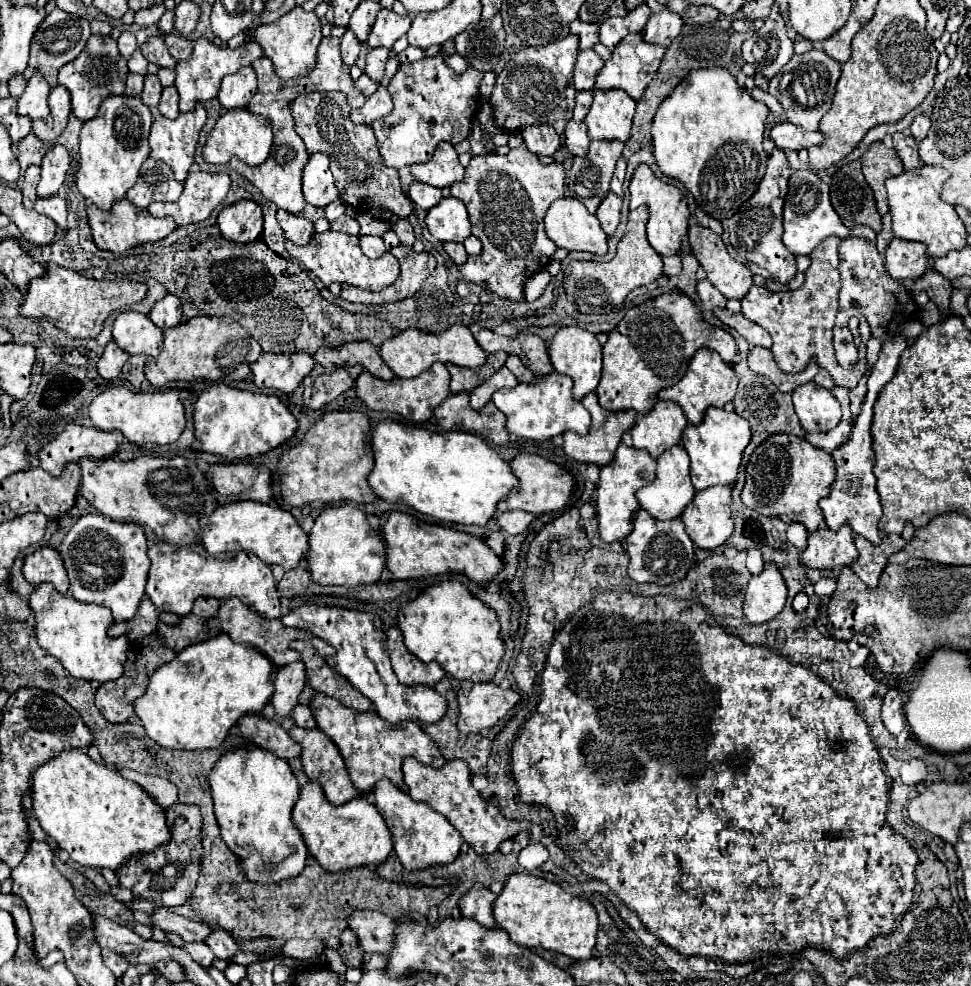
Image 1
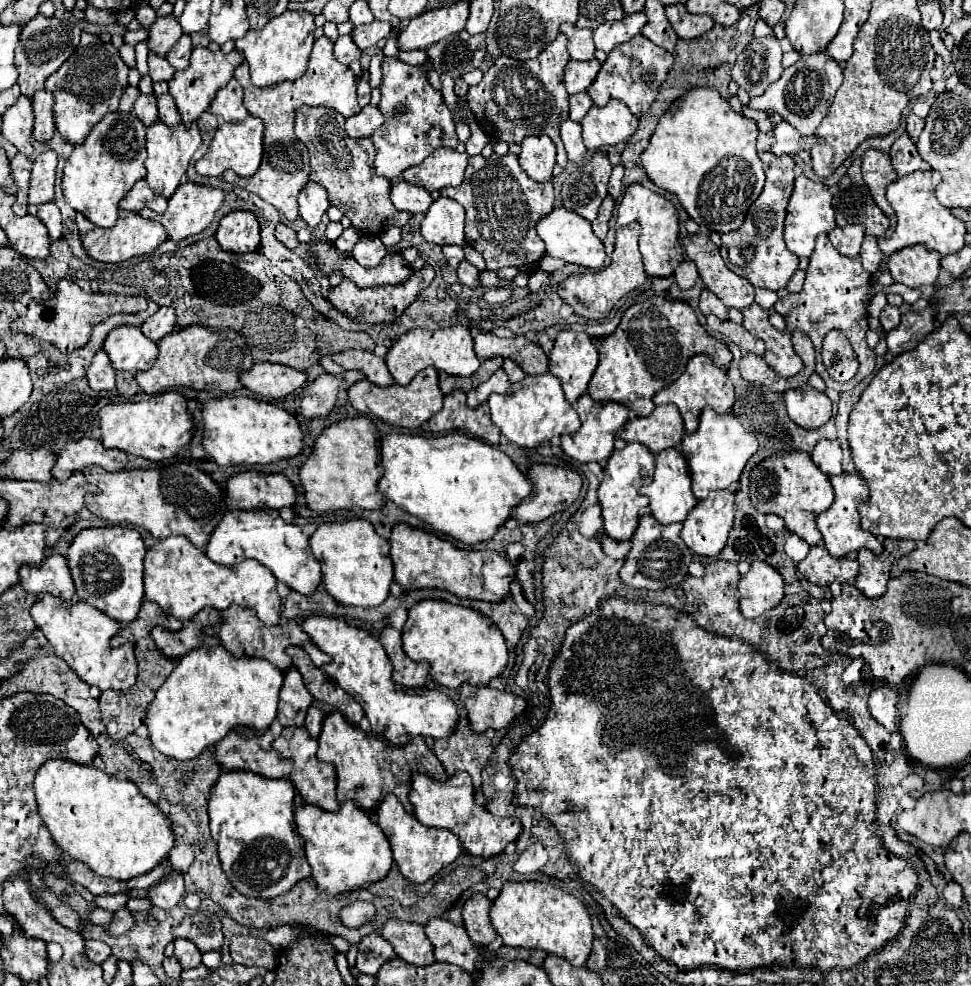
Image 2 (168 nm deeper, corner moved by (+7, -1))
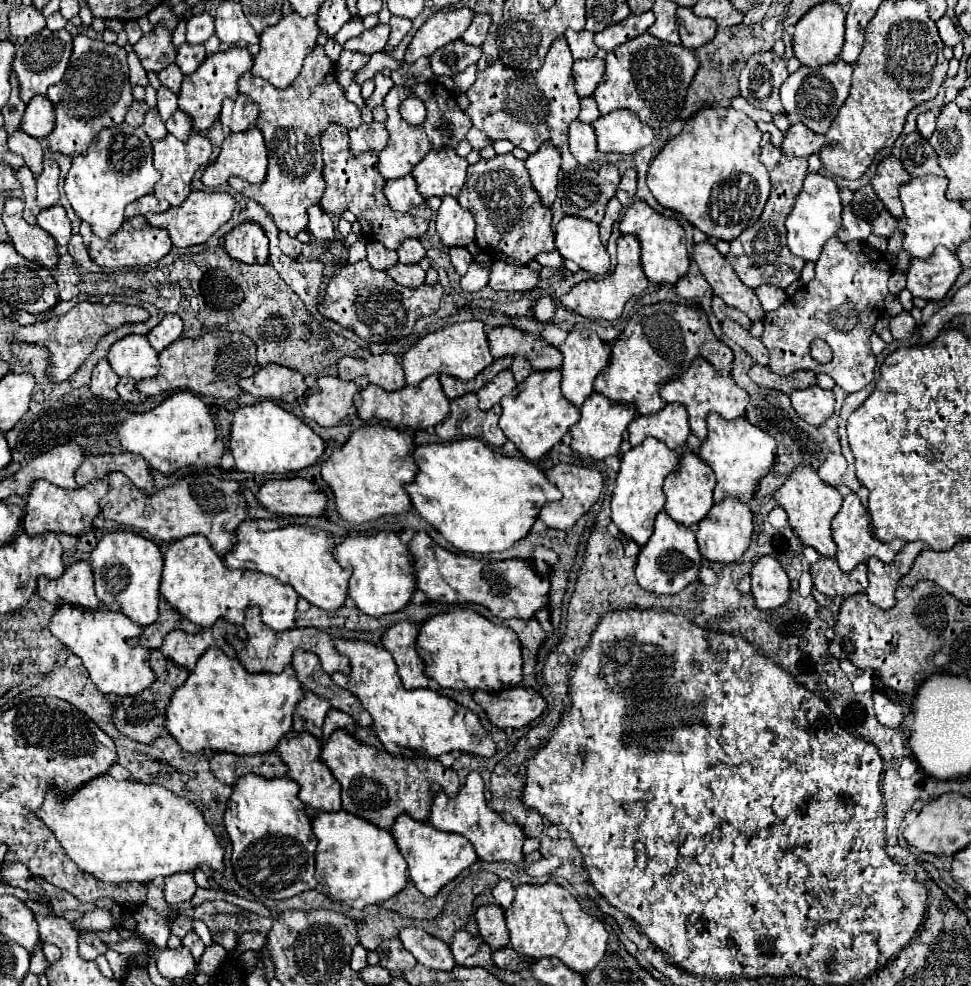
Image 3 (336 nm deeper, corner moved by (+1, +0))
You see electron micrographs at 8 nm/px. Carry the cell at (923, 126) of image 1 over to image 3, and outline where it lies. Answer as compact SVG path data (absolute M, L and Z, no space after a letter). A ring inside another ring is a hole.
M931 111L917 115L917 131L919 131L925 139L931 137L931 133L935 131L935 115L933 115Z

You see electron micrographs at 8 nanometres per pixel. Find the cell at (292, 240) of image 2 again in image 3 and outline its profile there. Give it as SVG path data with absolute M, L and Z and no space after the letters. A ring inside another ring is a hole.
M285 231L279 233L279 245L281 245L283 253L287 253L289 257L299 257L299 253L301 253L301 243L295 237L289 237Z

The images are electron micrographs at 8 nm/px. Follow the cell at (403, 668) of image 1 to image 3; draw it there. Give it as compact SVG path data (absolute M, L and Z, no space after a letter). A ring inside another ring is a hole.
M407 621L391 625L385 635L383 635L383 647L391 651L397 667L399 667L399 677L403 681L403 687L407 689L417 689L417 687L427 687L429 677L425 675L425 665L419 659L415 651L415 637L417 637L419 627Z

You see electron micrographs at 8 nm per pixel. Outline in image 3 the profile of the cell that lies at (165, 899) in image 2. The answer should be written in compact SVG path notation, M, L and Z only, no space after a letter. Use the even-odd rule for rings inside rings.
M191 873L169 875L165 879L165 887L163 887L165 901L169 905L181 905L181 903L189 901L195 895L195 889L197 889L197 885L195 885Z

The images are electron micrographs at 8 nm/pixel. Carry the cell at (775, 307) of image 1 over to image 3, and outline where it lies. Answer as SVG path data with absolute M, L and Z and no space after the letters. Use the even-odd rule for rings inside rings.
M831 237L821 251L821 257L815 263L815 279L809 281L803 289L799 289L793 297L789 297L779 309L765 313L763 317L763 337L761 343L769 349L769 367L779 375L791 375L799 369L811 369L815 373L827 373L833 381L845 389L847 393L861 391L875 377L877 359L871 351L869 337L873 333L877 317L883 313L883 301L887 297L887 279L891 275L891 267L885 261L883 253L873 251L867 243L849 241L843 243L837 237ZM815 339L827 341L833 351L833 359L829 363L819 363L811 357L811 343Z

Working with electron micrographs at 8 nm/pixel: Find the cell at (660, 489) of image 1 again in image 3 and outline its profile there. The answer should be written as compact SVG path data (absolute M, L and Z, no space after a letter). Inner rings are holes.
M689 451L681 453L679 467L671 475L667 475L663 485L663 493L667 497L665 513L687 527L697 525L697 521L701 521L713 507L713 487L715 487L715 475L711 473L711 469L707 469L707 465L703 465L703 461L699 461L695 453Z

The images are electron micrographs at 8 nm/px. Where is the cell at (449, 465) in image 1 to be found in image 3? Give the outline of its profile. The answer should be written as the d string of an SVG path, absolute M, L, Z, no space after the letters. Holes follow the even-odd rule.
M457 439L451 443L419 445L413 449L411 457L415 459L417 475L415 481L405 485L405 491L413 503L413 509L459 551L489 553L509 549L515 541L527 535L543 503L557 501L561 497L559 489L551 485L535 465L519 457L505 457L501 453L495 453L479 439Z

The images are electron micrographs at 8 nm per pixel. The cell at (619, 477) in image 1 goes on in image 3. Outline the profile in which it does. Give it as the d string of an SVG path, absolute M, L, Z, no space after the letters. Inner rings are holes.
M647 437L641 445L621 455L621 467L611 497L611 519L619 527L619 531L637 545L645 545L653 533L655 515L665 505L663 481L677 467L677 463L679 463L679 453L667 449L667 445L663 445L653 437Z

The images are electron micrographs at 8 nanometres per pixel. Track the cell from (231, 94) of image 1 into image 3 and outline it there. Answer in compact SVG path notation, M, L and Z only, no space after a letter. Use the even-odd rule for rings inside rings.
M239 93L235 99L225 99L223 101L223 109L221 109L221 123L223 127L227 127L229 131L245 131L247 127L251 127L255 123L255 117L259 115L259 107L255 107L255 103Z

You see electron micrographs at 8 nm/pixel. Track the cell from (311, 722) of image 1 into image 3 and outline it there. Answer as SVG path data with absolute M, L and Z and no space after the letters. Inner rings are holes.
M331 709L325 717L325 723L323 723L323 735L321 735L321 741L325 743L329 739L329 735L335 731L335 729L347 729L349 733L353 733L355 729L355 721L351 715L343 713L343 711L337 711L337 709Z

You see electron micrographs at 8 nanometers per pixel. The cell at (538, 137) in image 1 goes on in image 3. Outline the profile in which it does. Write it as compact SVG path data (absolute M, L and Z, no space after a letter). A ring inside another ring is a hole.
M545 141L541 149L531 153L525 167L531 175L531 183L545 205L551 205L557 197L557 171L561 165L561 153L553 149L551 141Z

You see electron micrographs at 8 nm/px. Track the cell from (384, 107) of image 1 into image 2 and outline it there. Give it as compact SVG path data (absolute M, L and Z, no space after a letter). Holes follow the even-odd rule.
M365 106L359 114L345 122L345 132L349 138L371 138L371 134L383 124L383 114L375 106Z

